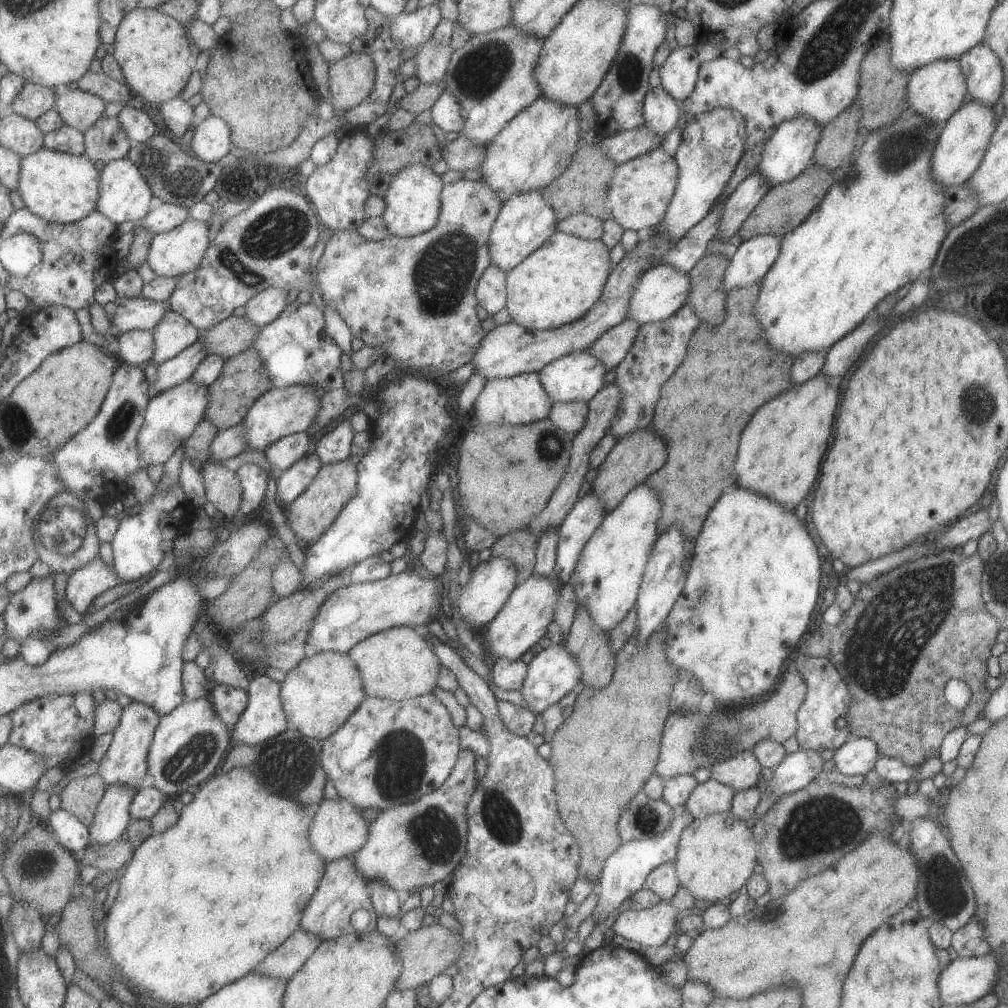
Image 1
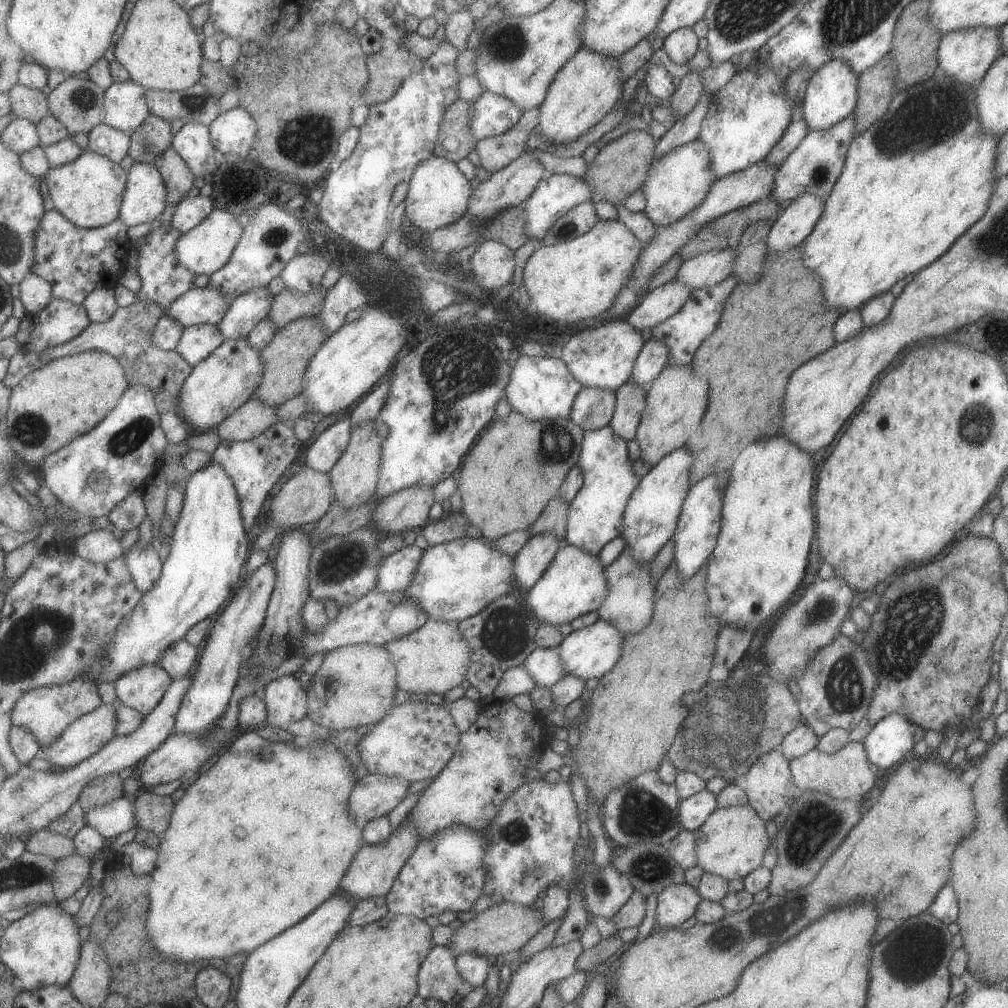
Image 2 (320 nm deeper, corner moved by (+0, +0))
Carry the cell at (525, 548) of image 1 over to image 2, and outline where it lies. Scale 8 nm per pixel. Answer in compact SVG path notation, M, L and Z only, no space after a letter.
M556 494L543 507L535 522L530 526L532 535L544 532L554 532L557 538L564 542L564 534L566 531L566 514L568 504Z

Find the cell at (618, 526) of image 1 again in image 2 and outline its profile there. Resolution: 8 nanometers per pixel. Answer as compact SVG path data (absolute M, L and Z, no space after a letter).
M685 446L672 450L639 478L635 490L627 499L620 537L625 547L632 552L636 563L649 564L655 553L674 535L681 505L691 486L689 476L693 460Z

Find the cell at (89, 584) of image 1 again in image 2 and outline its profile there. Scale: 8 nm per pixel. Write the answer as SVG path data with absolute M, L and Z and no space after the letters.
M95 529L81 535L75 541L75 550L87 560L106 563L123 555L123 546L119 538L106 529Z

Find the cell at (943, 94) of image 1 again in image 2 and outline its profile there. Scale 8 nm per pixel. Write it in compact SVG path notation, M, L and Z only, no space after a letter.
M973 27L946 32L939 41L936 57L938 66L957 82L975 87L995 59L1004 52L999 40L999 28Z

